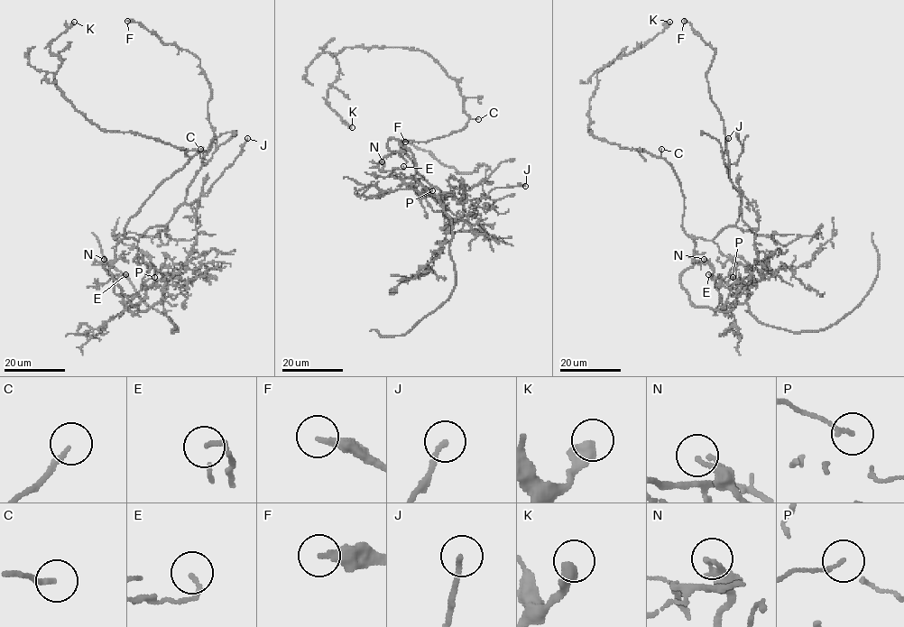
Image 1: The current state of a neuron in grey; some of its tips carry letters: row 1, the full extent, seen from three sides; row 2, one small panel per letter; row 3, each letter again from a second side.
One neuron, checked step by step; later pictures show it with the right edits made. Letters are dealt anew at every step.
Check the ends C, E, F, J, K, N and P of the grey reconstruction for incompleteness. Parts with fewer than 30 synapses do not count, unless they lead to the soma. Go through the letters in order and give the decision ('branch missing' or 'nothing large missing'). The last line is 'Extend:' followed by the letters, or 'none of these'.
C: nothing large missing
E: nothing large missing
F: nothing large missing
J: nothing large missing
K: nothing large missing
N: nothing large missing
P: nothing large missing
Extend: none of these

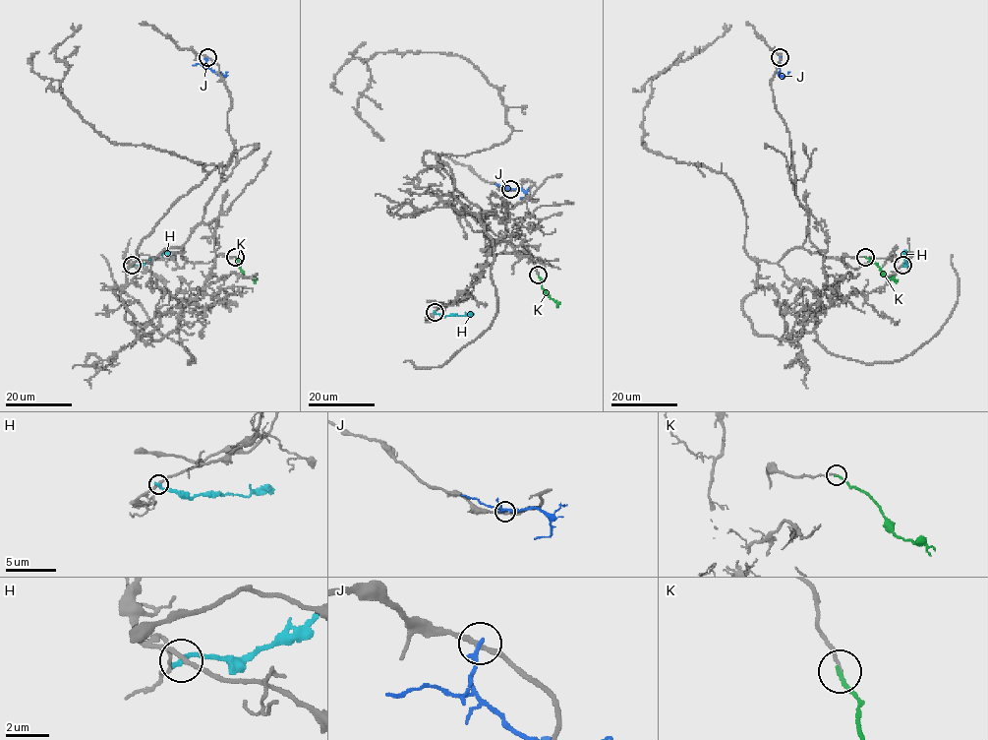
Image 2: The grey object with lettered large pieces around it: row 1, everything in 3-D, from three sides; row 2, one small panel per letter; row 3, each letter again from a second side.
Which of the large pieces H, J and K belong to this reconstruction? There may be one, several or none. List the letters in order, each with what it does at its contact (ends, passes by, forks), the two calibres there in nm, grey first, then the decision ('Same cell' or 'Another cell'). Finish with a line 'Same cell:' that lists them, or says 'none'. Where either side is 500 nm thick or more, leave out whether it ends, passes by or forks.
H: It ends there. Thickness 190 nm (grey) against 260 nm. Another cell
J: It ends there. Thickness 200 nm (grey) against 200 nm. Another cell
K: It ends there. Thickness 130 nm (grey) against 180 nm. Same cell
Same cell: K

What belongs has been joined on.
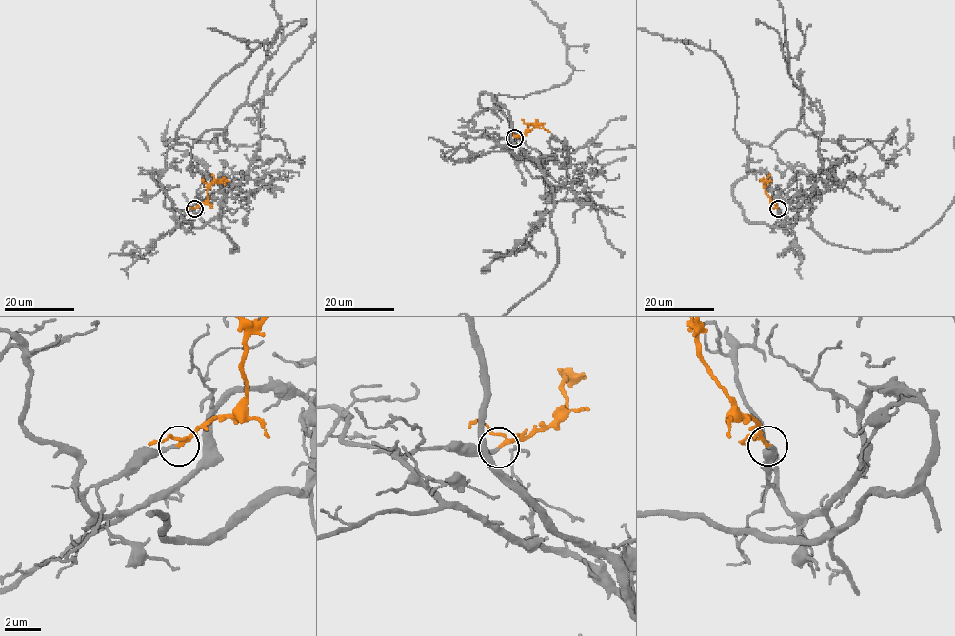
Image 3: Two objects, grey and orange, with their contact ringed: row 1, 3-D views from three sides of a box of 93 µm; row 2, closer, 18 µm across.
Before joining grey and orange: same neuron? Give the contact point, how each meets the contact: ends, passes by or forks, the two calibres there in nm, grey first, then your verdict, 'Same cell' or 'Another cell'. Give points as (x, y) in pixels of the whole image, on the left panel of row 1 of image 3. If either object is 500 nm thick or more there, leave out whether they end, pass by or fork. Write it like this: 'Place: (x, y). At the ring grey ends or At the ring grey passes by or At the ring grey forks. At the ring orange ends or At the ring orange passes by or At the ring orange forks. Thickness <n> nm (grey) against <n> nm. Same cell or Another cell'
Place: (194, 208). At the ring grey ends. At the ring orange passes by. Thickness 190 nm (grey) against 160 nm. Same cell

